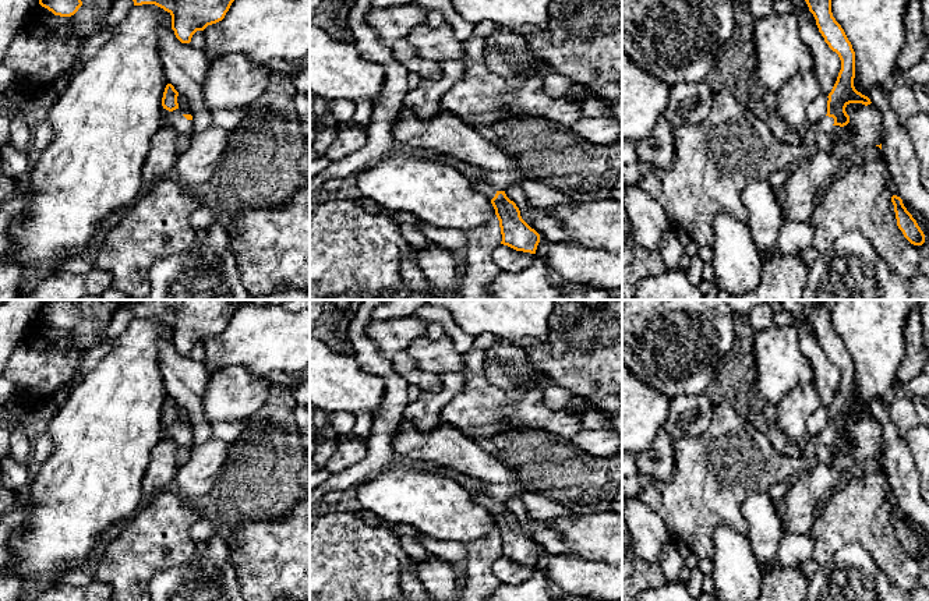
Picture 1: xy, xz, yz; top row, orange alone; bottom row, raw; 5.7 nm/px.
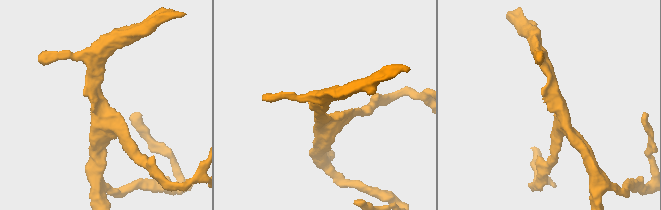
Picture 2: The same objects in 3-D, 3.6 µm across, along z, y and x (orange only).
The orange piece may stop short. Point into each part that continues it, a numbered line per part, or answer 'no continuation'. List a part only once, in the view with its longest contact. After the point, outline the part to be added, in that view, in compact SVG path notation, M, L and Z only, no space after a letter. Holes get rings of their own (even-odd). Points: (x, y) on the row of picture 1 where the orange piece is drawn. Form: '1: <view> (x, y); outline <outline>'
1: xy (175, 119); outline M163 109L163 114L166 116L165 127L173 127L177 130L176 149L180 155L190 146L192 120L187 120L179 109L173 112Z

